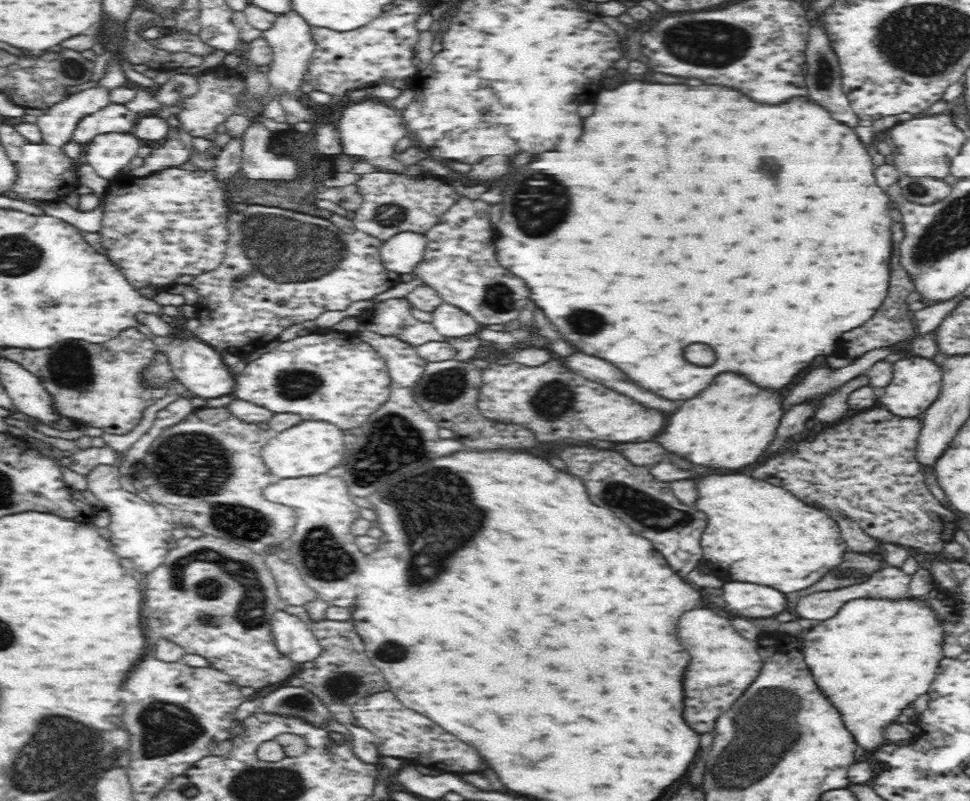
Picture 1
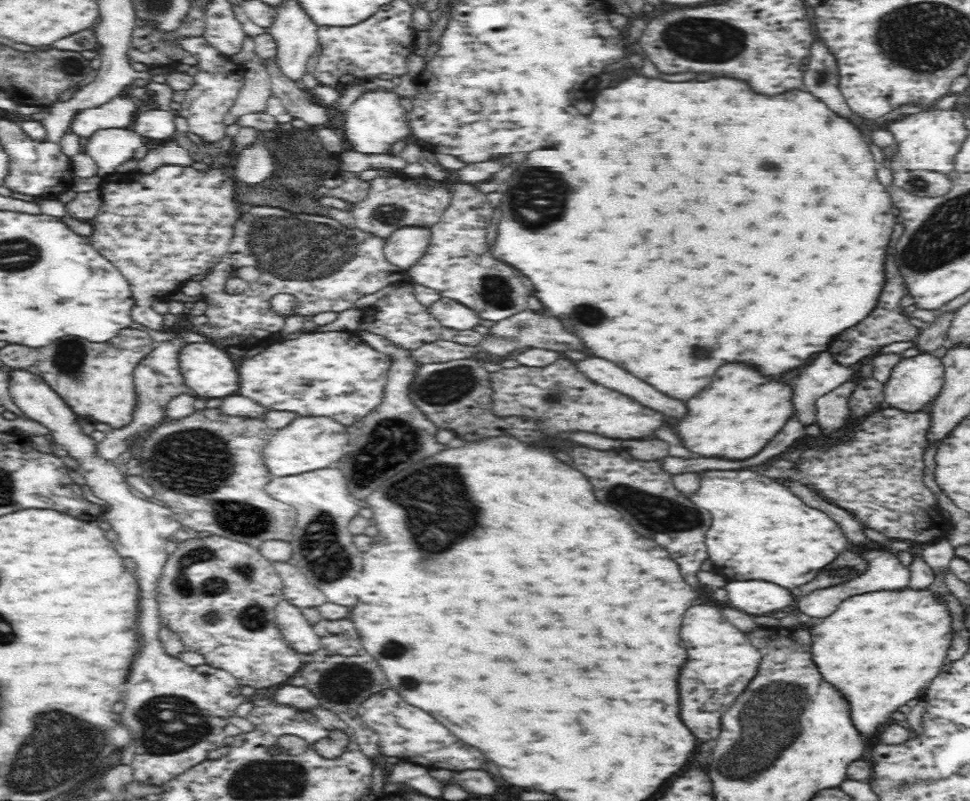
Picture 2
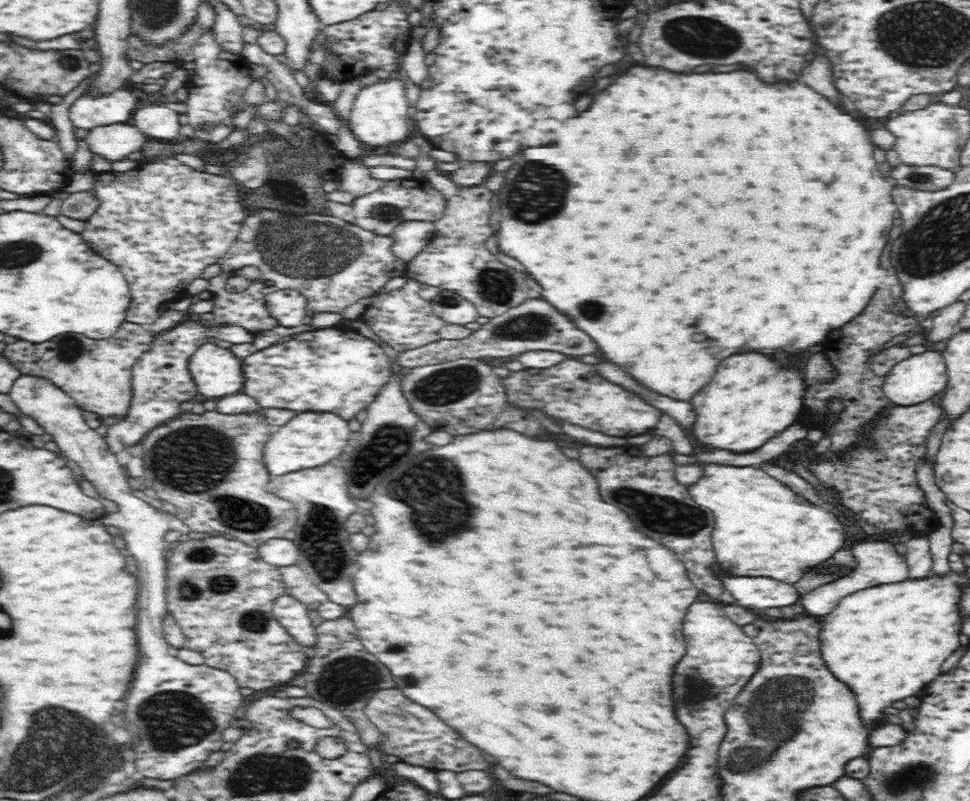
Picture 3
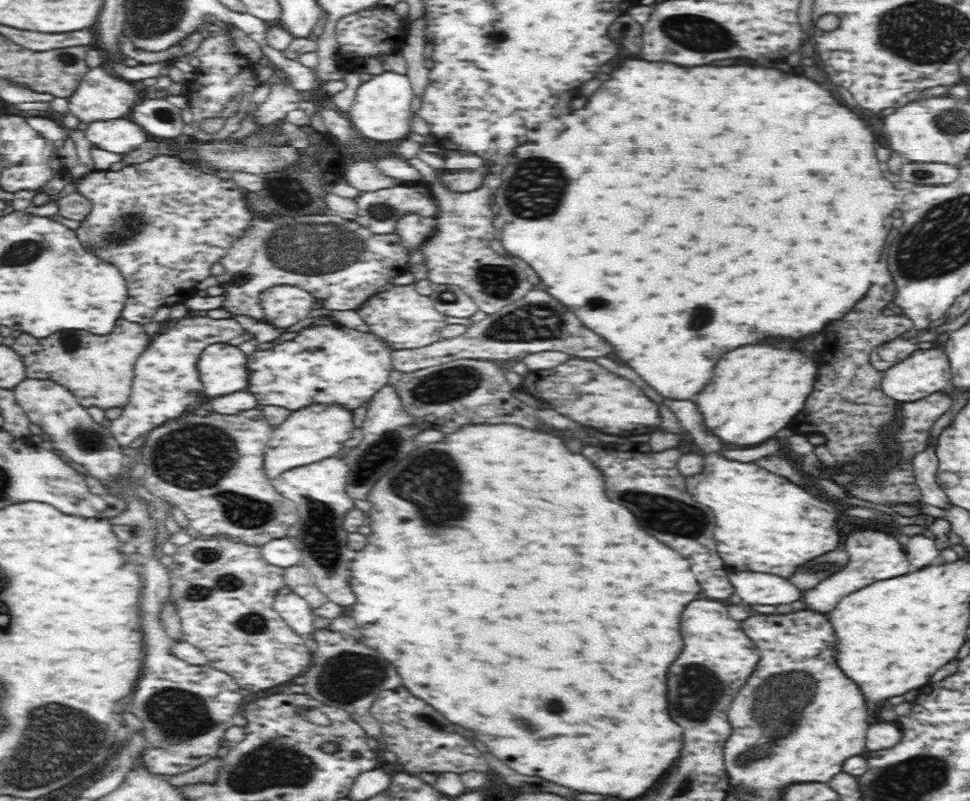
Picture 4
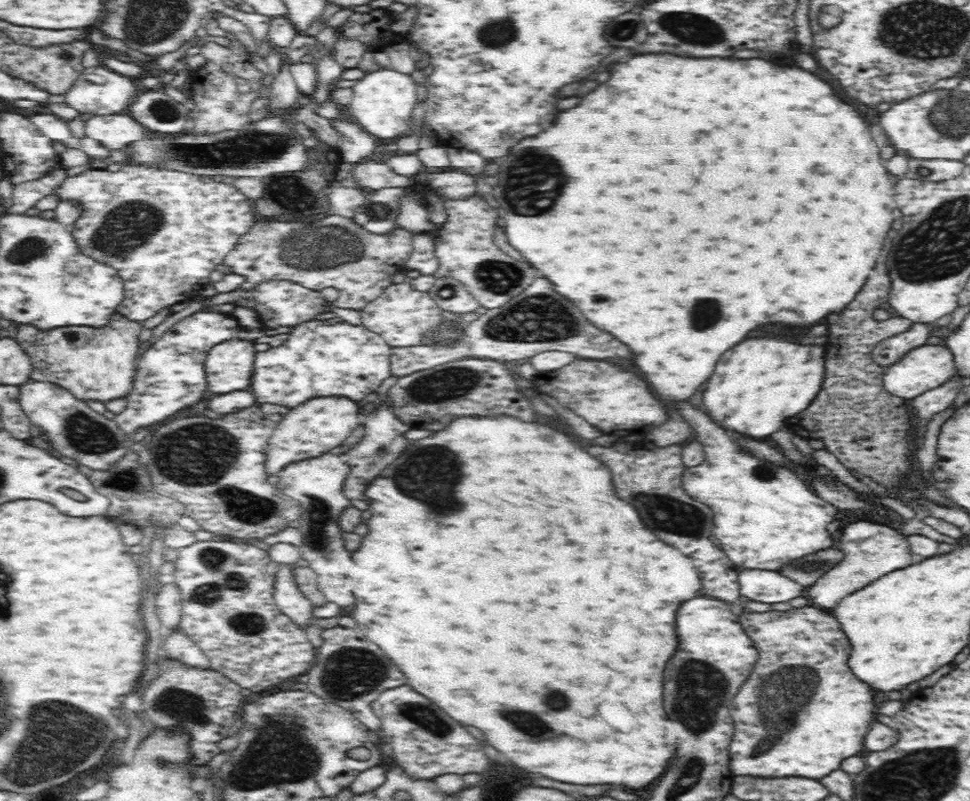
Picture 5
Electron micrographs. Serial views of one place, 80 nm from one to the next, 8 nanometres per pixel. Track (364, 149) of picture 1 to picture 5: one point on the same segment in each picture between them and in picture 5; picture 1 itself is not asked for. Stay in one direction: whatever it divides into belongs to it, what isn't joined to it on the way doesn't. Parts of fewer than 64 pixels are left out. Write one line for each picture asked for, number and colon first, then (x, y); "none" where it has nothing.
2: (375, 120)
3: (379, 118)
4: (380, 112)
5: (382, 103)

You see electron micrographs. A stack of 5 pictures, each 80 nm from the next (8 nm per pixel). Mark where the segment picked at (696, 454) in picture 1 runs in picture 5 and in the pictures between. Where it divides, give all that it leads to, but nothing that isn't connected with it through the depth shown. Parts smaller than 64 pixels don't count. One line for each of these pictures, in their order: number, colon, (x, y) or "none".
2: (737, 415)
3: (750, 400)
4: (755, 392)
5: (757, 385)

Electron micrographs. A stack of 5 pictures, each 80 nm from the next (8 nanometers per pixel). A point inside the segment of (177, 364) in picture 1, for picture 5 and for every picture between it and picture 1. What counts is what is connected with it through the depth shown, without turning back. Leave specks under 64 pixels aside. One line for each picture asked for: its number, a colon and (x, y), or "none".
2: (209, 371)
3: (218, 372)
4: (221, 365)
5: (228, 366)

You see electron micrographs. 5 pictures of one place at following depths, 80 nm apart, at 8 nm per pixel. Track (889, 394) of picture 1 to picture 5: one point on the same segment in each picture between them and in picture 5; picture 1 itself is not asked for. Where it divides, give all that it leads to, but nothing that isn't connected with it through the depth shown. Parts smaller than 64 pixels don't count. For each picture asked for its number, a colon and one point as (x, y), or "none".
2: (914, 382)
3: (920, 377)
4: (926, 371)
5: (922, 369)

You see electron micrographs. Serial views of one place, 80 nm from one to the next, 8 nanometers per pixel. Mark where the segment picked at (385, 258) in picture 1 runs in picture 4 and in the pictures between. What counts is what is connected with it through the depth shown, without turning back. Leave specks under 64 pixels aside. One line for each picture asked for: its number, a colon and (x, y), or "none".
2: (404, 246)
3: (410, 237)
4: (414, 229)

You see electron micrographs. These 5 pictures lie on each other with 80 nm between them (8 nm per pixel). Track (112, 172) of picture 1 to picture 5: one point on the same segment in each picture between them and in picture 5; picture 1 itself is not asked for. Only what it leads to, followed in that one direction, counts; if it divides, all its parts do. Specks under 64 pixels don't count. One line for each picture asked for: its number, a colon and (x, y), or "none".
2: (110, 147)
3: (115, 142)
4: (120, 135)
5: (115, 131)

